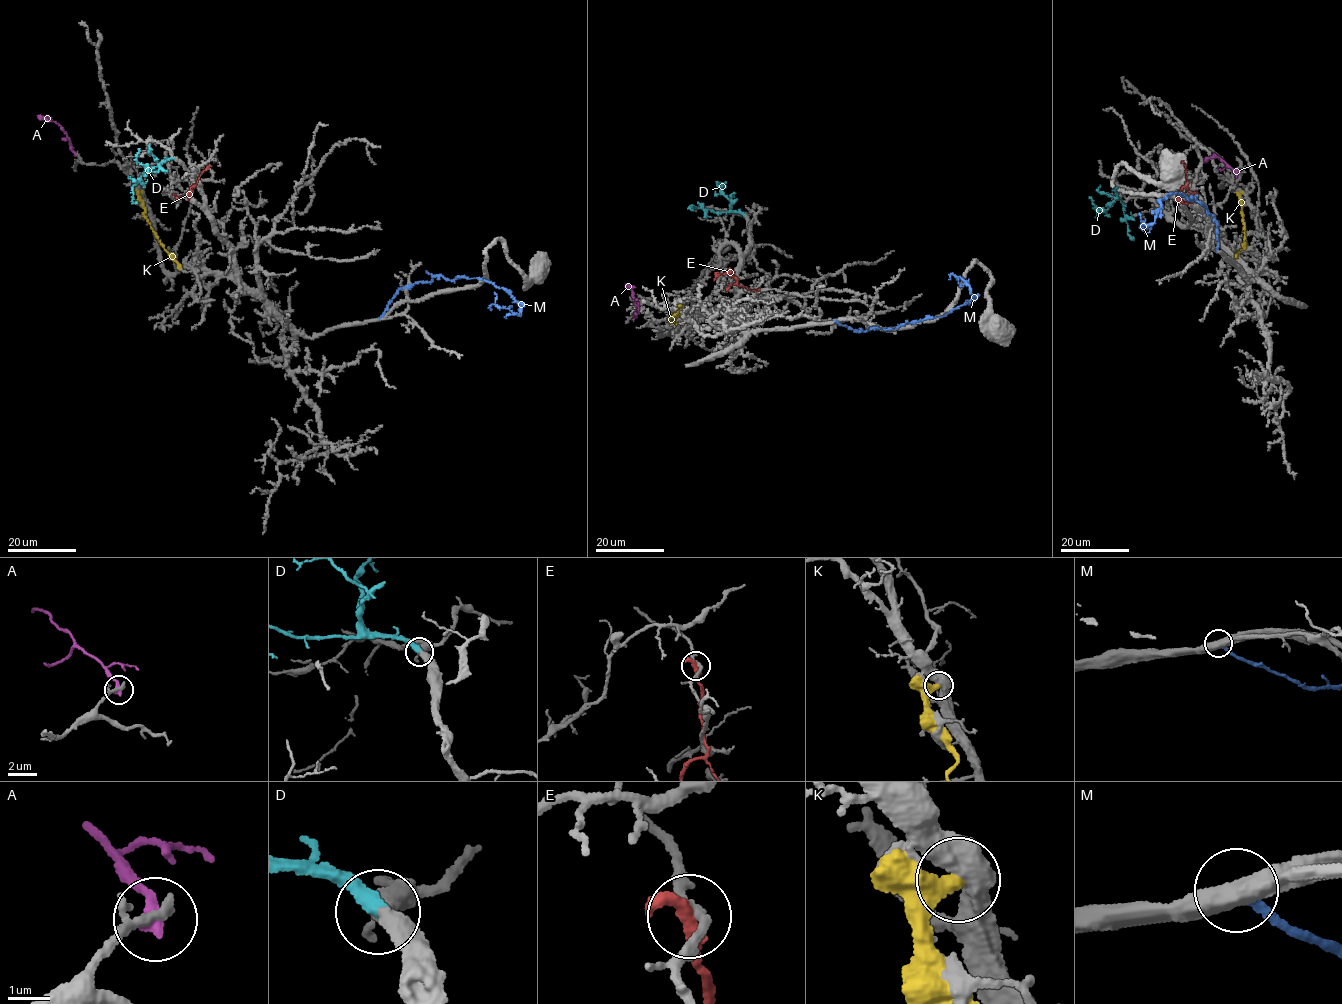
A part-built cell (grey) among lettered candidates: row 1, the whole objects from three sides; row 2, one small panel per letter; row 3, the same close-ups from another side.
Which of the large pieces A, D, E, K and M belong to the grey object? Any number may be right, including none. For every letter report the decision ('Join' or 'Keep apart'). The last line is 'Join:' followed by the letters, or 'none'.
A: Keep apart
D: Join
E: Keep apart
K: Keep apart
M: Keep apart
Join: D

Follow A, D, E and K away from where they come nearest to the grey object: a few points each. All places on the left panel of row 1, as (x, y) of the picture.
A: (75, 154), (67, 134), (56, 123), (50, 121)
D: (173, 158), (148, 169), (140, 177), (132, 187), (133, 202), (136, 202)
E: (208, 167), (186, 195), (177, 198), (175, 194)
K: (141, 192), (139, 201), (145, 209), (144, 215), (180, 268)

